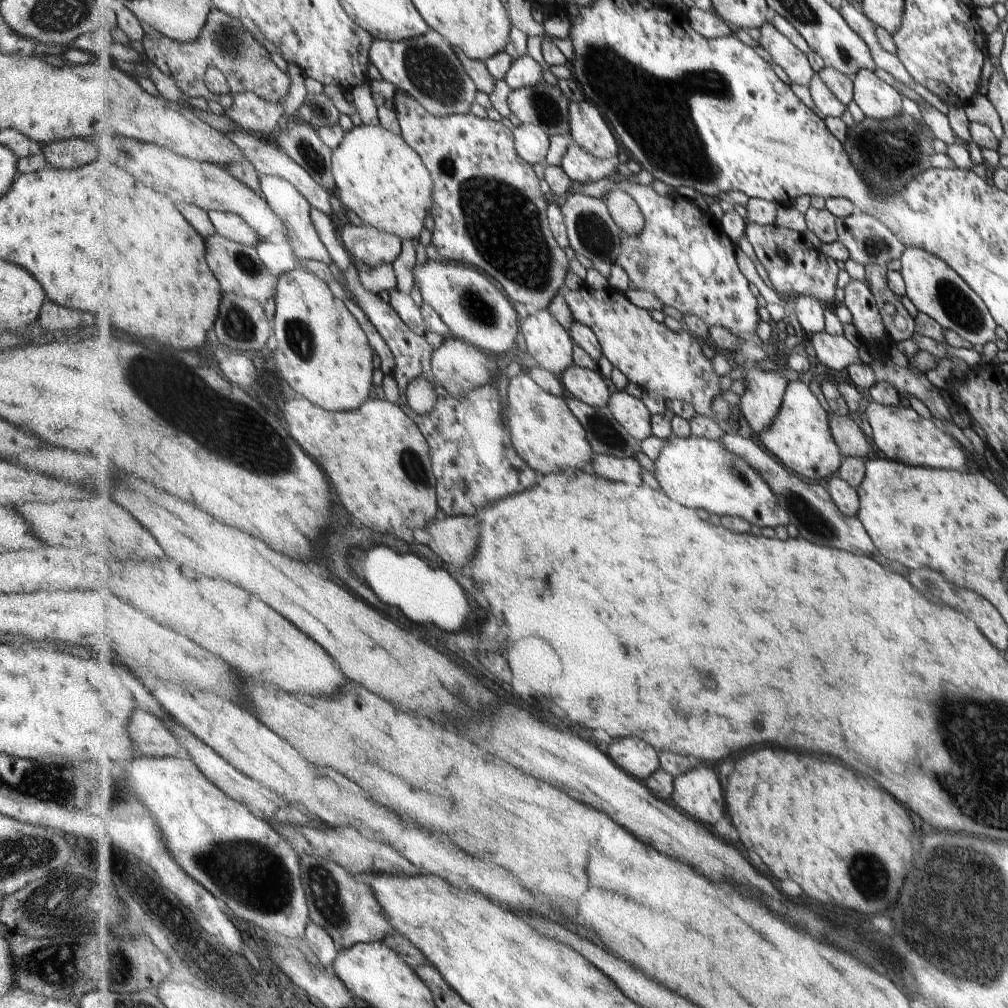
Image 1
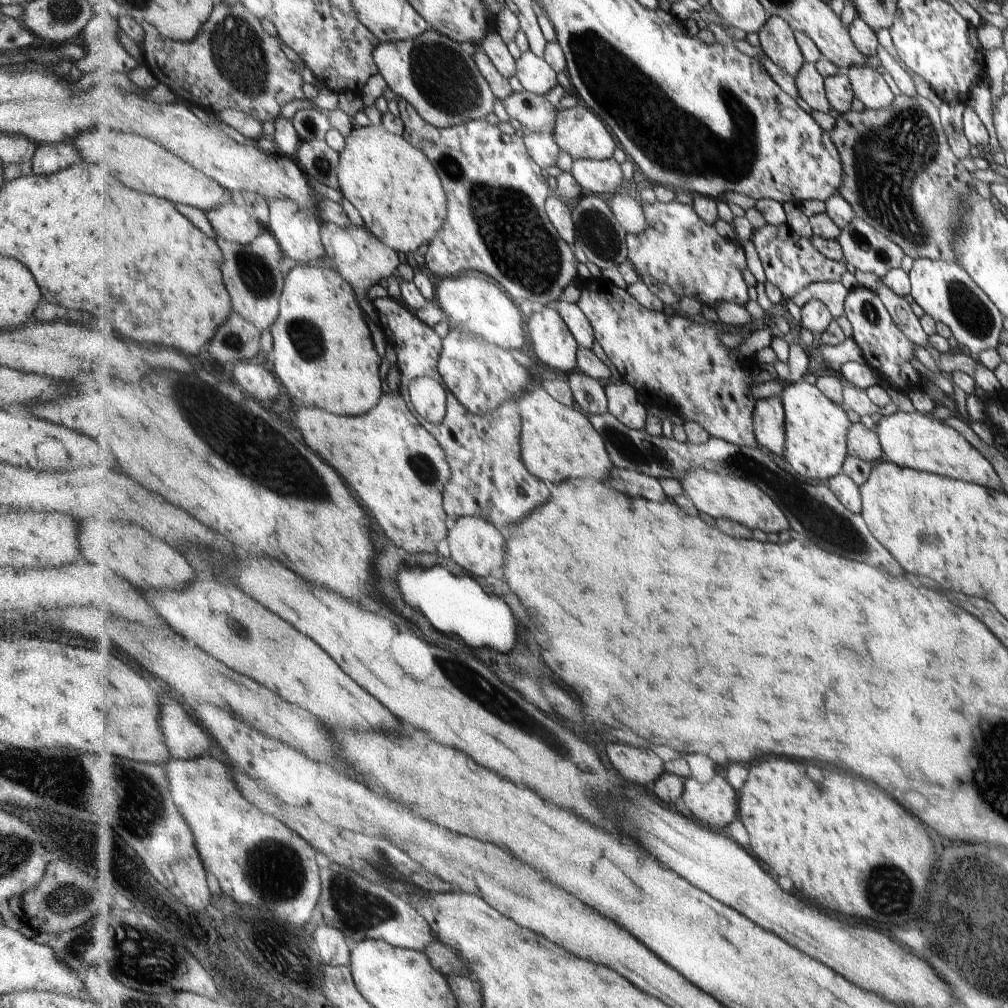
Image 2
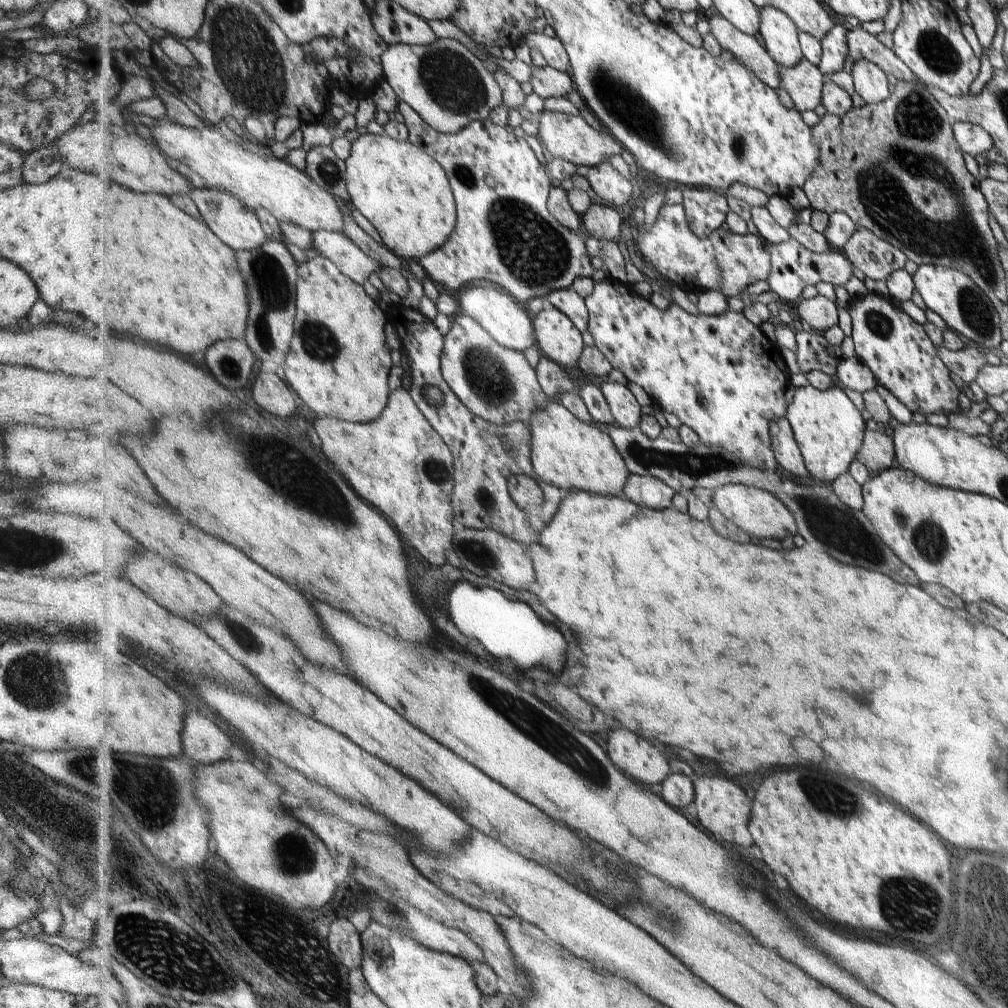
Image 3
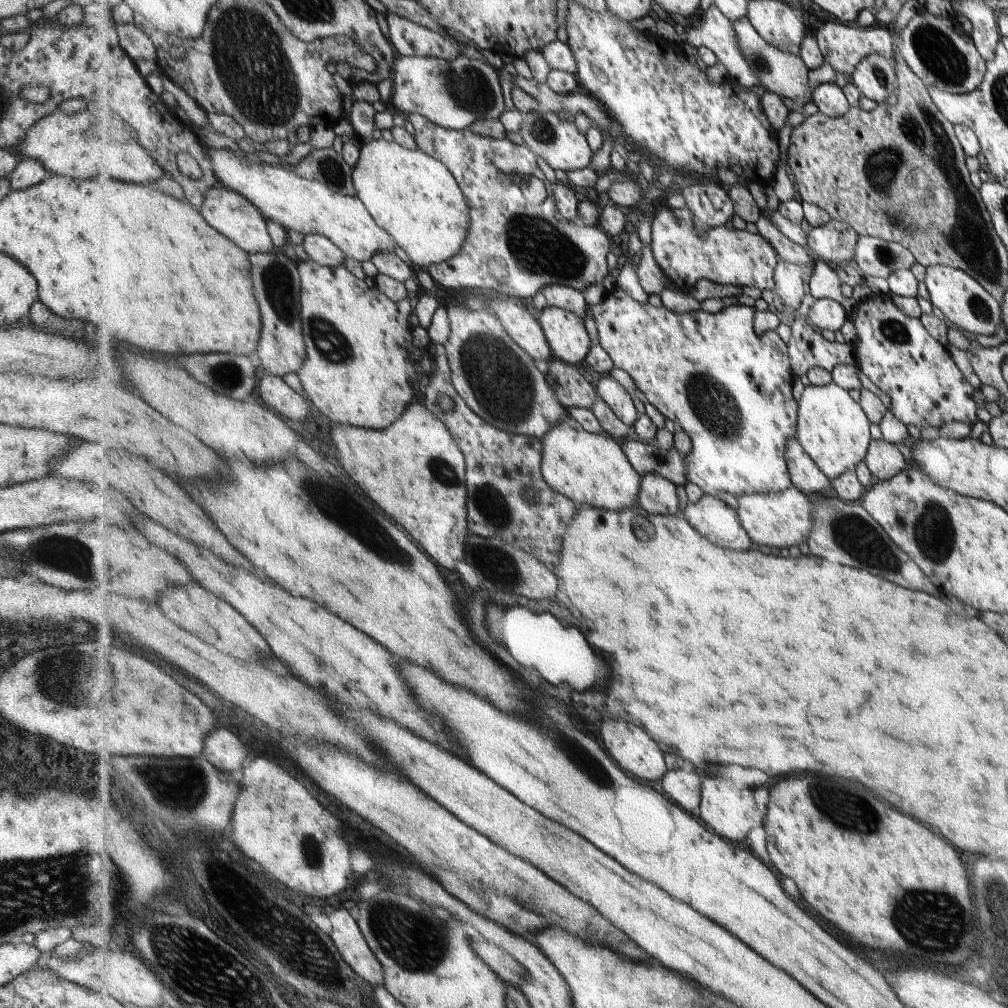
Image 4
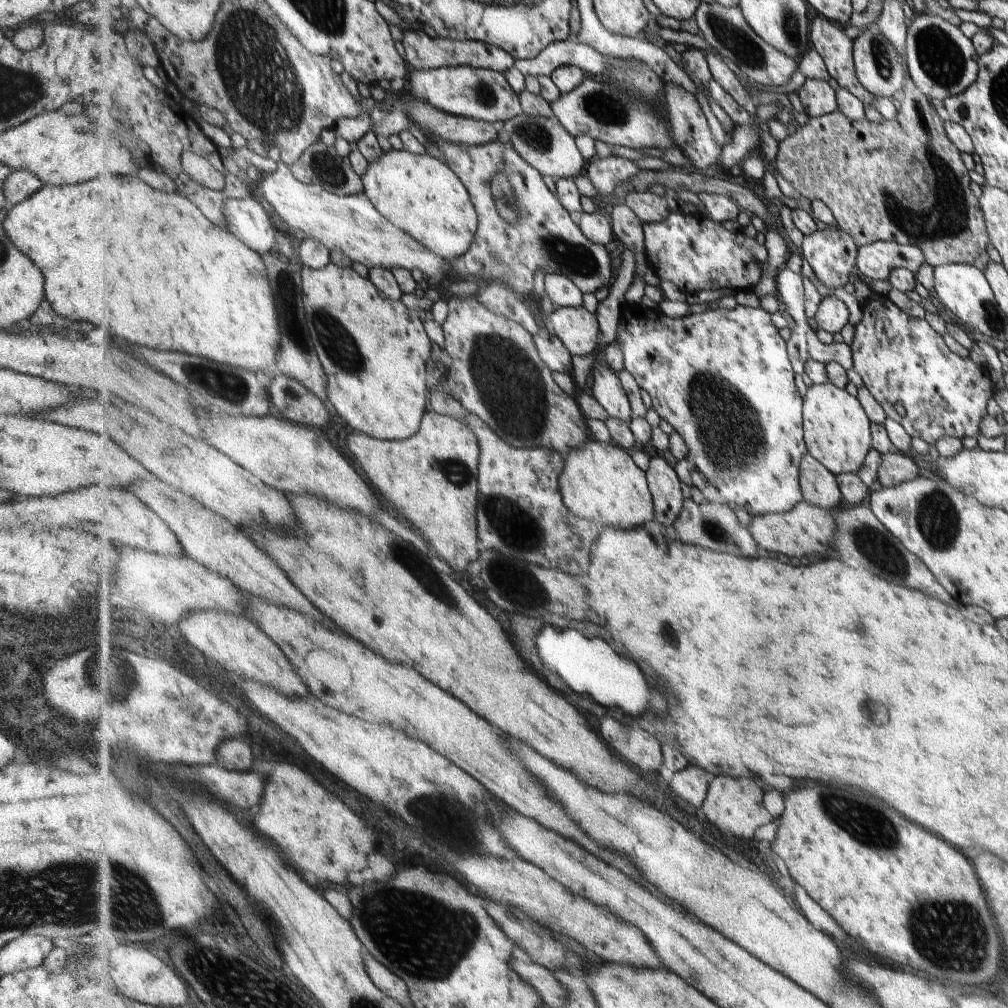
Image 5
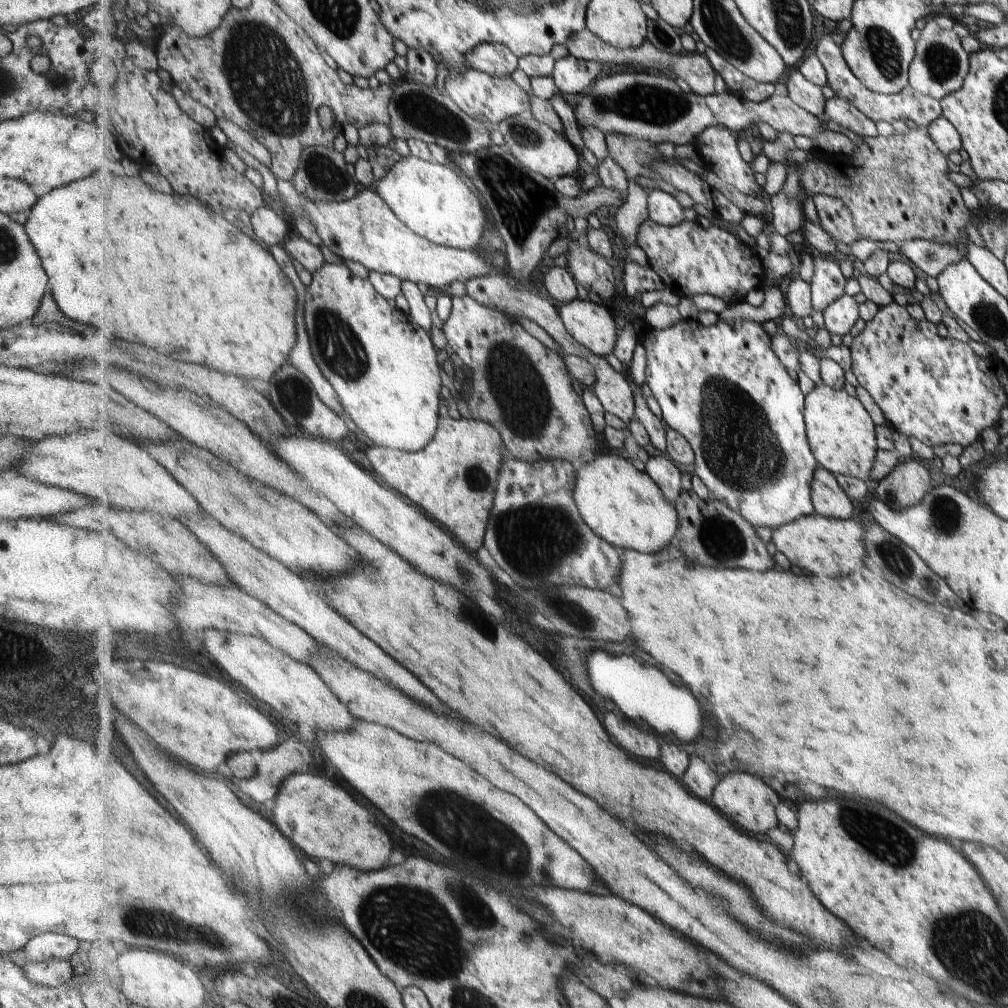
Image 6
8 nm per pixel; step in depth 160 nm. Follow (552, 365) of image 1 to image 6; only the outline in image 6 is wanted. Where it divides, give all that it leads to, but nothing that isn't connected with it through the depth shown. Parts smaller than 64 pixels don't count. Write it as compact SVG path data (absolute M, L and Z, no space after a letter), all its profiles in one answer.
M577 298L559 311L567 330L579 344L602 357L614 352L619 338L617 321L603 304Z

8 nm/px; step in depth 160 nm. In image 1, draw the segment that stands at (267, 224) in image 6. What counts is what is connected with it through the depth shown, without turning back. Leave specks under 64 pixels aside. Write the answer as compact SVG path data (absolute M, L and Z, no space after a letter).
M210 211L209 214L217 233L236 243L257 248L261 238L242 216L225 211Z

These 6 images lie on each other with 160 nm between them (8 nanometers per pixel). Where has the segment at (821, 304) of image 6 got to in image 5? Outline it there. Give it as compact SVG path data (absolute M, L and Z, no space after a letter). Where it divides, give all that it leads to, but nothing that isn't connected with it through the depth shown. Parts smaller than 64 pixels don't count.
M818 230L804 237L802 256L828 289L838 289L850 281L856 266L858 246L847 231Z

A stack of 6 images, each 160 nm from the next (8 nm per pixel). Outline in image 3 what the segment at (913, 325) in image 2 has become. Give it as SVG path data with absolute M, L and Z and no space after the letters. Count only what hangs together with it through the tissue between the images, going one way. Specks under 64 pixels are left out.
M935 345L935 348L939 358L943 360L943 365L966 384L973 381L979 370L988 364L982 352L968 345L963 345L956 351L952 351L947 346Z

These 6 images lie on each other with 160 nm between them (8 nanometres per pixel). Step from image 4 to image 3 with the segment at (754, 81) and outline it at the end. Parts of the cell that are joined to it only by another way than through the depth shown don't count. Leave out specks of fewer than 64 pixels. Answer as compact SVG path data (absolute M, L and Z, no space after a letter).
M719 12L708 20L708 33L712 34L723 49L728 50L737 62L746 66L755 76L774 88L783 106L794 108L794 100L782 87L780 65L755 36L739 30Z

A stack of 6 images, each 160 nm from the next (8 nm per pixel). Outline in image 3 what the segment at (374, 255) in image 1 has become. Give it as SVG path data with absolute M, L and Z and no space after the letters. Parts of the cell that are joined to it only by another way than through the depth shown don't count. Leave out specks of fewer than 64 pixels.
M318 230L314 233L312 248L322 258L336 264L343 274L350 276L355 282L363 284L371 274L383 267L370 258L347 235Z

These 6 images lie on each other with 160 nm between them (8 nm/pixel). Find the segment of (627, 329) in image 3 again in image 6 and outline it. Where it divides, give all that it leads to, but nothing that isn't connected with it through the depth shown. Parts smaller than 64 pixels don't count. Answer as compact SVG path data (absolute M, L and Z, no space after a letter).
M718 319L710 326L702 326L697 321L681 320L666 329L649 327L651 336L643 337L643 347L647 352L646 382L653 392L662 410L663 419L669 427L680 432L691 443L696 454L695 474L699 475L705 484L712 490L714 498L727 503L734 511L741 513L752 525L767 526L769 529L779 529L800 518L817 513L812 498L814 478L821 464L810 447L810 439L806 427L806 400L802 387L797 380L793 380L787 372L787 367L775 356L773 342L763 328L763 324L749 321L737 321L727 324Z

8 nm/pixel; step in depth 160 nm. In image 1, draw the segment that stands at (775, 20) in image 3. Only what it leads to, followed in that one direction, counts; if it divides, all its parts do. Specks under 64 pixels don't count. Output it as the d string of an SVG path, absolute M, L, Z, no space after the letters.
M767 22L760 28L760 45L768 51L771 59L779 65L782 70L789 76L791 82L798 82L808 87L816 70L811 66L810 58L801 50L786 34L783 34L773 23Z

